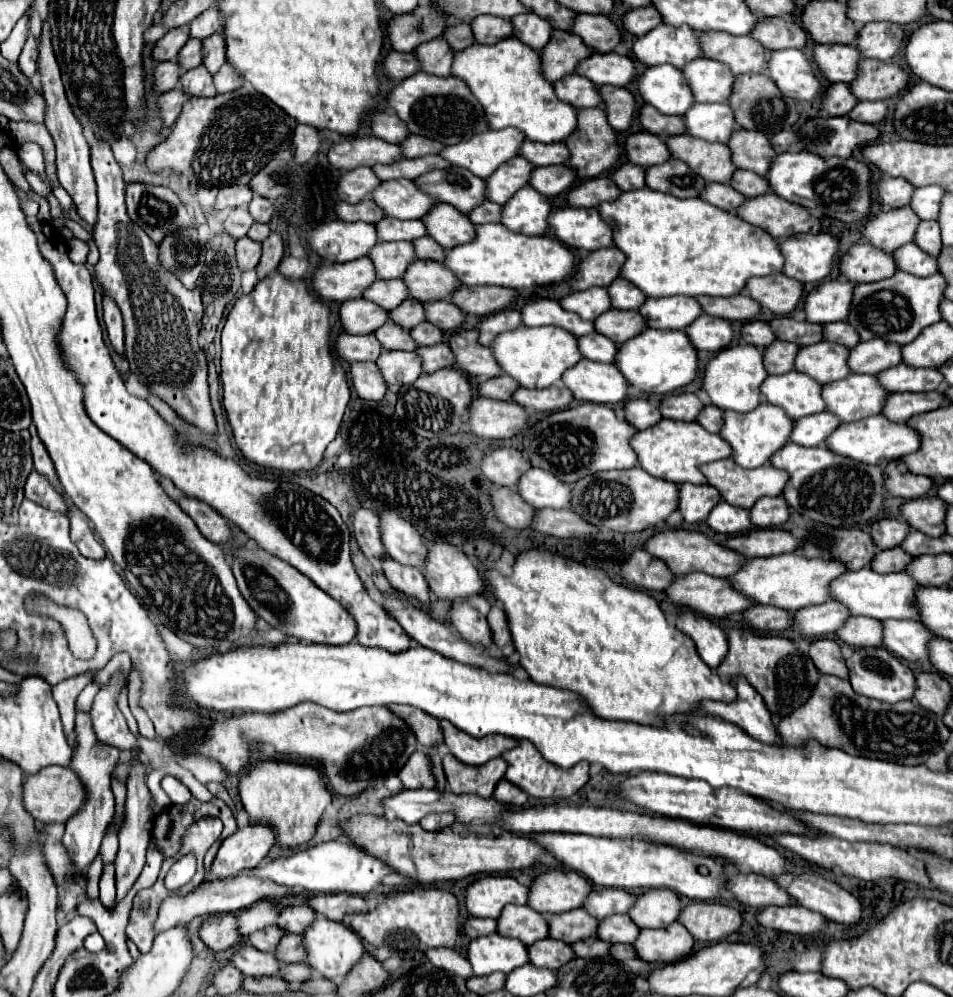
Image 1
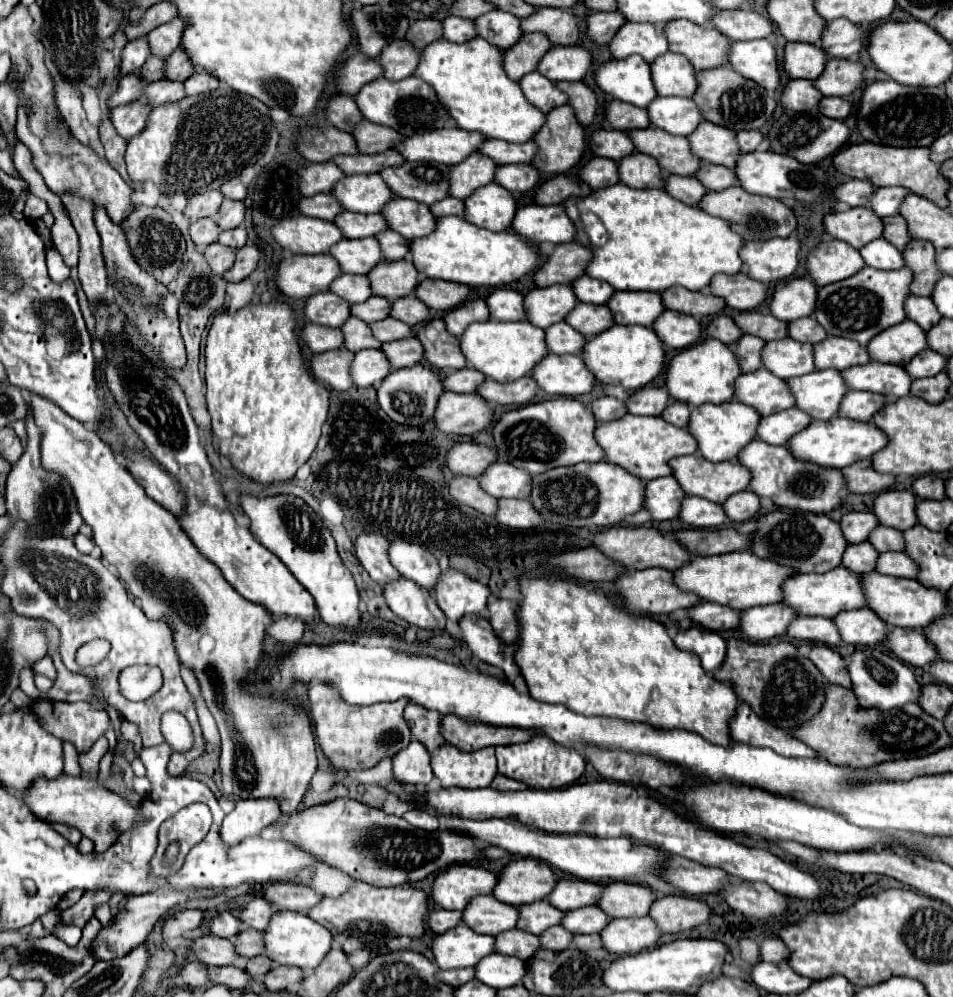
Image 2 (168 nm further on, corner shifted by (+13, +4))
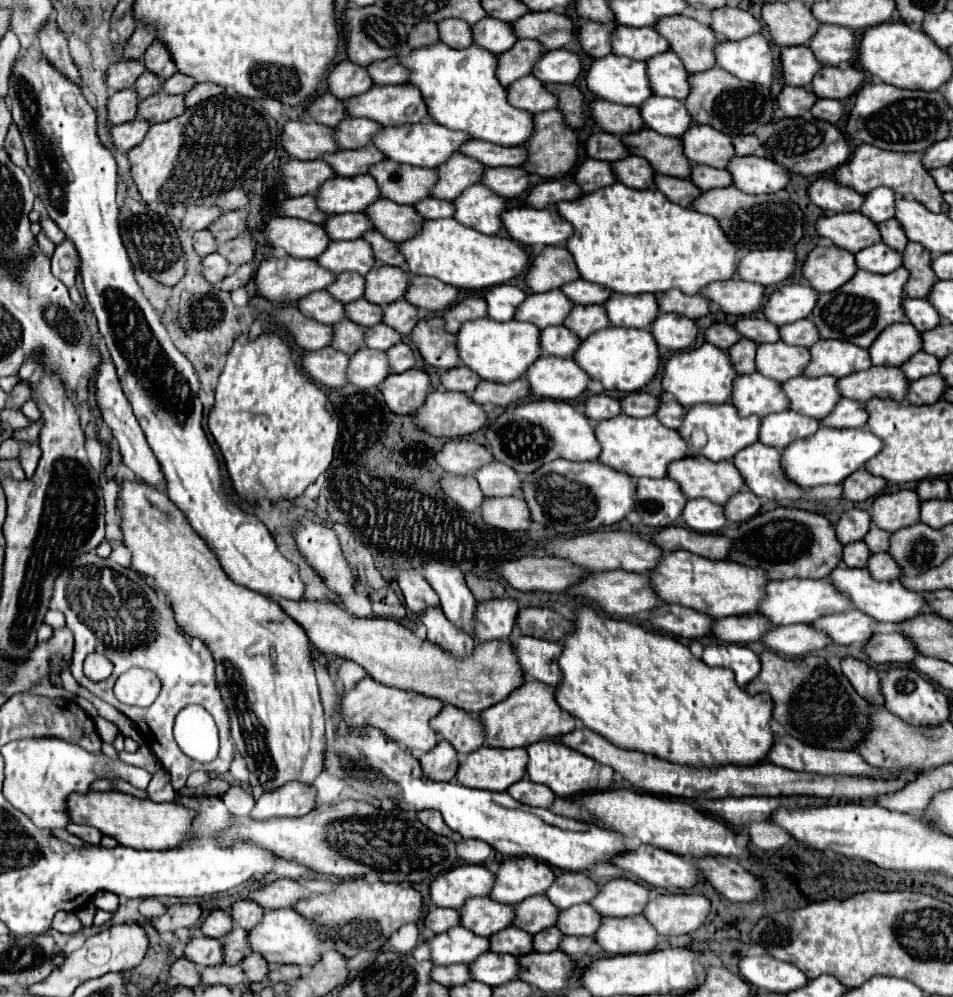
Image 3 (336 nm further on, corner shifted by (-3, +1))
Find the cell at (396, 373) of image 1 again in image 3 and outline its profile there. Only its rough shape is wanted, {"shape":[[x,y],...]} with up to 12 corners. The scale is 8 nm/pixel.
{"shape":[[360,349],[350,357],[348,381],[368,389],[390,375],[388,355]]}

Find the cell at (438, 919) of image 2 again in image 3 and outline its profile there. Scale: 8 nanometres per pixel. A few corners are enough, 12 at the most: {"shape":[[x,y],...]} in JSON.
{"shape":[[434,907],[426,927],[444,933],[460,925],[456,909]]}

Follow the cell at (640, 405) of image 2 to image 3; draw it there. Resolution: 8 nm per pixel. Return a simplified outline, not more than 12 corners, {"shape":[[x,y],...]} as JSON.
{"shape":[[640,391],[622,399],[624,415],[656,415],[660,399]]}

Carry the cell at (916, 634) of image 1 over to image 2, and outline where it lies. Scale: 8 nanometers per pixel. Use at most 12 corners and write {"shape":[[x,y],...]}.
{"shape":[[856,608],[832,618],[842,642],[880,644],[884,624],[872,610]]}

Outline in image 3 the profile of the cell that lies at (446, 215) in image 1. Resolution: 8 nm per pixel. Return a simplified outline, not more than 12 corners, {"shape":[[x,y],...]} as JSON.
{"shape":[[388,199],[368,211],[386,239],[418,235],[424,217],[412,205]]}

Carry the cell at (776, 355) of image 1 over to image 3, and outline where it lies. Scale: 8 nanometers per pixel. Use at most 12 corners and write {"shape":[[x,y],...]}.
{"shape":[[742,339],[728,349],[740,375],[756,371],[758,343]]}

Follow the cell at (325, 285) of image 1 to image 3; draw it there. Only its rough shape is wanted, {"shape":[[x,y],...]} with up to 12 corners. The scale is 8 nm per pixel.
{"shape":[[266,259],[258,293],[298,301],[328,289],[336,275],[316,259]]}

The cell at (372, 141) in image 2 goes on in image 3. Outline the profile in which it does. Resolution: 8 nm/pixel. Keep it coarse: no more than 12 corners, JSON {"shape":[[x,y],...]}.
{"shape":[[348,117],[336,129],[342,149],[362,149],[384,127]]}

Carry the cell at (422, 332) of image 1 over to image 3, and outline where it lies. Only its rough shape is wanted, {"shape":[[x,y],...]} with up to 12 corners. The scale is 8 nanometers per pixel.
{"shape":[[384,323],[366,329],[366,347],[386,351],[402,335]]}

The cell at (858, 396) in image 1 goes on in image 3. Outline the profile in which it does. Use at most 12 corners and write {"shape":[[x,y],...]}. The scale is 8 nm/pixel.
{"shape":[[836,377],[784,383],[790,409],[822,421],[840,401]]}

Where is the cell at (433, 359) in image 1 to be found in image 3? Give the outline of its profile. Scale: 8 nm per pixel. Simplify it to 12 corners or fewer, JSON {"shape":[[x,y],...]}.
{"shape":[[408,343],[390,347],[392,373],[404,373],[416,365],[414,349]]}

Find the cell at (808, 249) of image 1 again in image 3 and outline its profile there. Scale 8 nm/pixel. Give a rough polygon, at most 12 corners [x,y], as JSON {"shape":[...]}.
{"shape":[[792,249],[750,251],[738,277],[760,285],[788,279]]}

